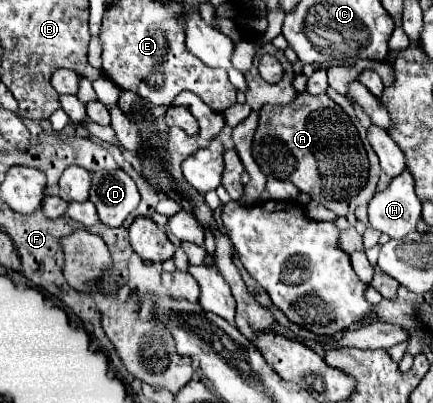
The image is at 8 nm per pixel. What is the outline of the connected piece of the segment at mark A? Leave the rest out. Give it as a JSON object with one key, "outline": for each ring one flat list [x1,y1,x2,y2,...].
{"outline":[[300,93,300,97,288,105,266,105,258,113,258,129,254,133,252,155,258,167,274,179,292,181,300,191,308,195,318,195,326,201,344,201,356,195,368,179,368,157,364,145,358,137,356,127,350,117,338,107,326,93,314,97,310,93]]}

